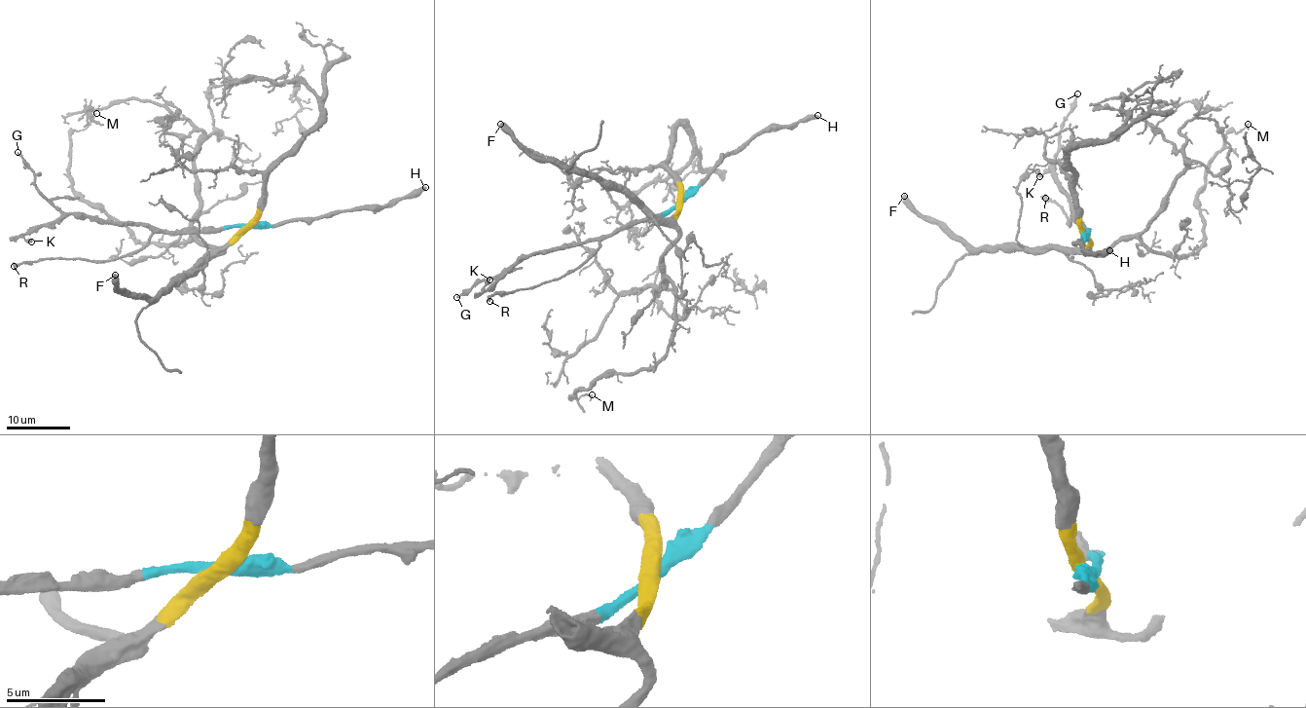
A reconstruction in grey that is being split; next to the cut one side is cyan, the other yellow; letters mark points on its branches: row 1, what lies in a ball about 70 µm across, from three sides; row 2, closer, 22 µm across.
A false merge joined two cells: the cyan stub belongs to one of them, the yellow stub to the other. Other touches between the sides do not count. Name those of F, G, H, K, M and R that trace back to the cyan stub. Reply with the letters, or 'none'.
G, H, K, R

